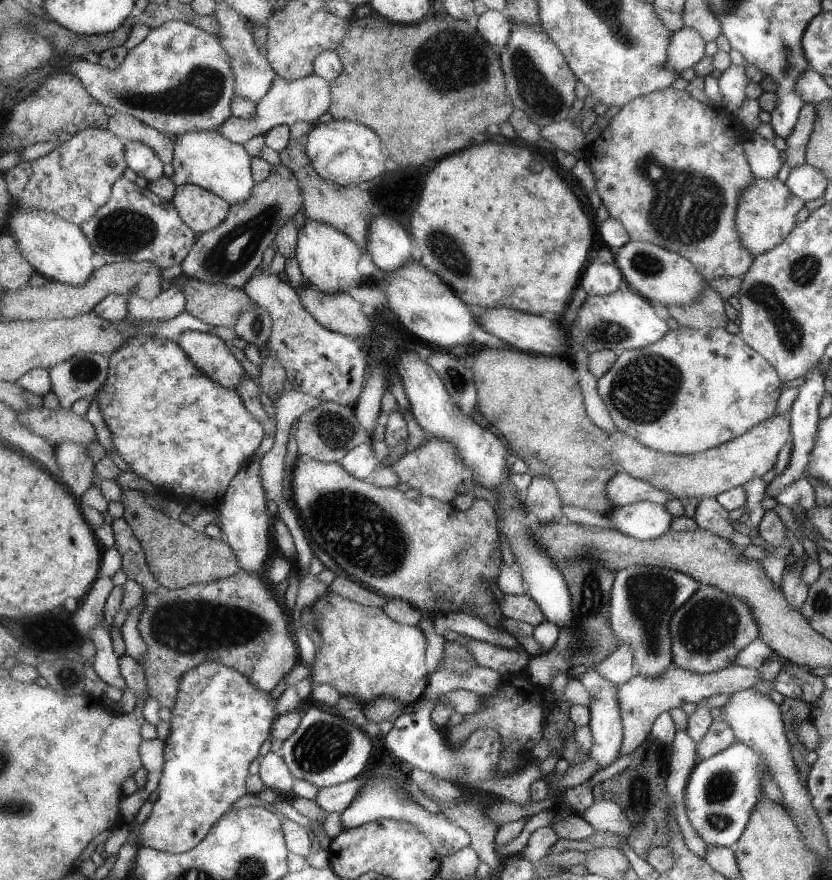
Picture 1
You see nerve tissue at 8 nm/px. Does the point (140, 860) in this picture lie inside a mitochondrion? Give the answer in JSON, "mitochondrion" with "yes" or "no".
{"mitochondrion":"no"}

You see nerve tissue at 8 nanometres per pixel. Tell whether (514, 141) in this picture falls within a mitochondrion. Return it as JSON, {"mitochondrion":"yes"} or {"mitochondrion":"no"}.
{"mitochondrion":"no"}

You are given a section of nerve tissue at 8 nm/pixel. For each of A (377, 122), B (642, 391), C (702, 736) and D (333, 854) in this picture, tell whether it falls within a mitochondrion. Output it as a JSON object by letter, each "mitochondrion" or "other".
{"A":"other","B":"mitochondrion","C":"other","D":"other"}

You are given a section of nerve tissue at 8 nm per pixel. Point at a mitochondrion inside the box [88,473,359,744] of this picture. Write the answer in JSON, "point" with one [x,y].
{"point":[194,626]}

